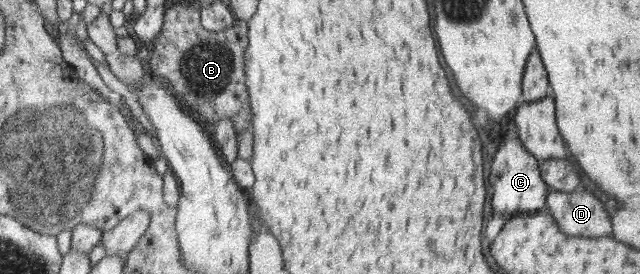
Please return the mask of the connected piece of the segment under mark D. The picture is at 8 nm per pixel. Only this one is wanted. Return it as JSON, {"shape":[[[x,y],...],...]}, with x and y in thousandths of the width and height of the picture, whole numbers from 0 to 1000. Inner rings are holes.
{"shape":[[[914,686],[895,701],[863,697],[853,755],[886,858],[942,865],[958,843],[942,734]]]}

